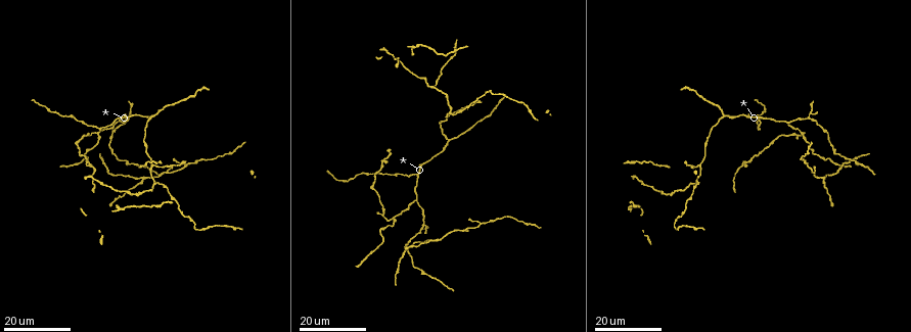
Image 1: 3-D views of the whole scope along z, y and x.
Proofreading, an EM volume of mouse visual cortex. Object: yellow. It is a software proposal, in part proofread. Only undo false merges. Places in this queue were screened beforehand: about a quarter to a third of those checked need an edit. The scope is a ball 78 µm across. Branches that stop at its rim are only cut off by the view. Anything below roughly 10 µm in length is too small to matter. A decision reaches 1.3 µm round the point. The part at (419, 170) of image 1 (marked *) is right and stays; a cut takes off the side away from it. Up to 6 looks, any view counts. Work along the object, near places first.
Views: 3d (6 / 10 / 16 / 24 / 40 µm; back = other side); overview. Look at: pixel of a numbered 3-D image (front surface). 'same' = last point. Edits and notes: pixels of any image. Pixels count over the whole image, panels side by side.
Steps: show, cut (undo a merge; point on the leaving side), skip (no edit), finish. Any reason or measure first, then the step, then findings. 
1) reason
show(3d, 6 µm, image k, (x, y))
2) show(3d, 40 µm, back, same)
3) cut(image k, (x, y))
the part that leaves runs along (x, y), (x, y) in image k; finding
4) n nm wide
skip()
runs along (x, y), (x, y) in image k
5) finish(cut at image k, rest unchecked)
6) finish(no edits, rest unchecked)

three arms meet
show(3d, 16 µm, image 1, (744, 160))

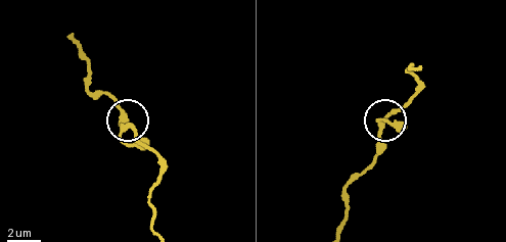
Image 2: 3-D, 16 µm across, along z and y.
show(3d, 10 µm, image 2, (380, 125))

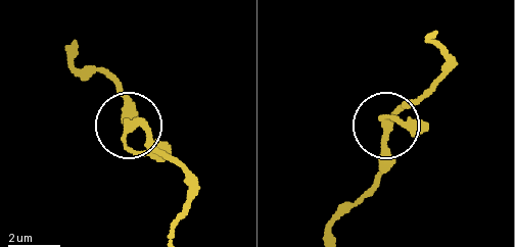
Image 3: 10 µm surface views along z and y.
3 arms
skip()
all the same neuron

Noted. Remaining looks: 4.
show(3d, 24 µm, image 1, (725, 117))

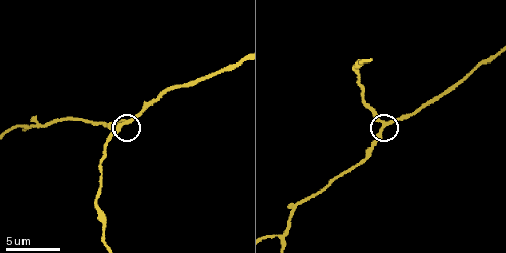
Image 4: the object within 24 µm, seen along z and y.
closer look
show(3d, 6 µm, image 4, (131, 122))

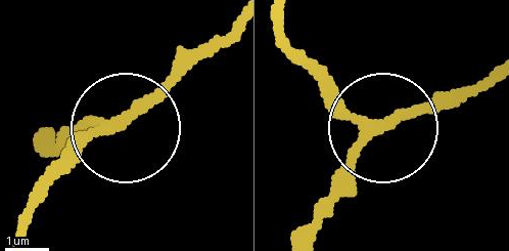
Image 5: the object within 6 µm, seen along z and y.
skip()
runs along (299, 235), (373, 136), (457, 102) in image 5; all the same neuron

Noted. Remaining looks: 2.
three-way junction
show(3d, 10 µm, image 4, (279, 239))

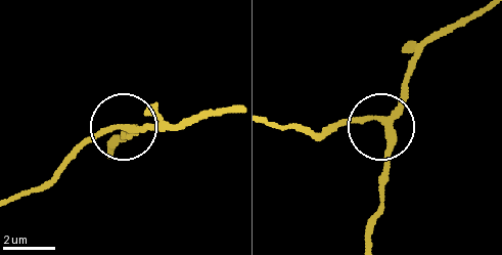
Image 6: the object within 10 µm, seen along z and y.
show(3d, 10 µm, back, image 6, (125, 126))

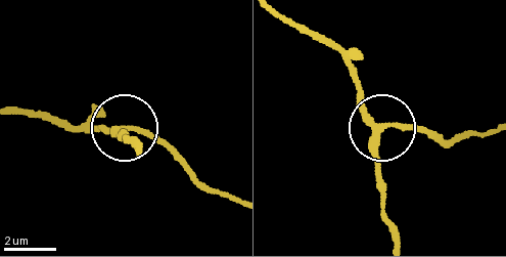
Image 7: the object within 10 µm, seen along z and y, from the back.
side arm 35 µm
skip()
runs along (364, 95), (367, 113), (377, 124), (442, 132) in image 7; all the same neuron

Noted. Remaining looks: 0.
finish(no edits, rest unchecked)

